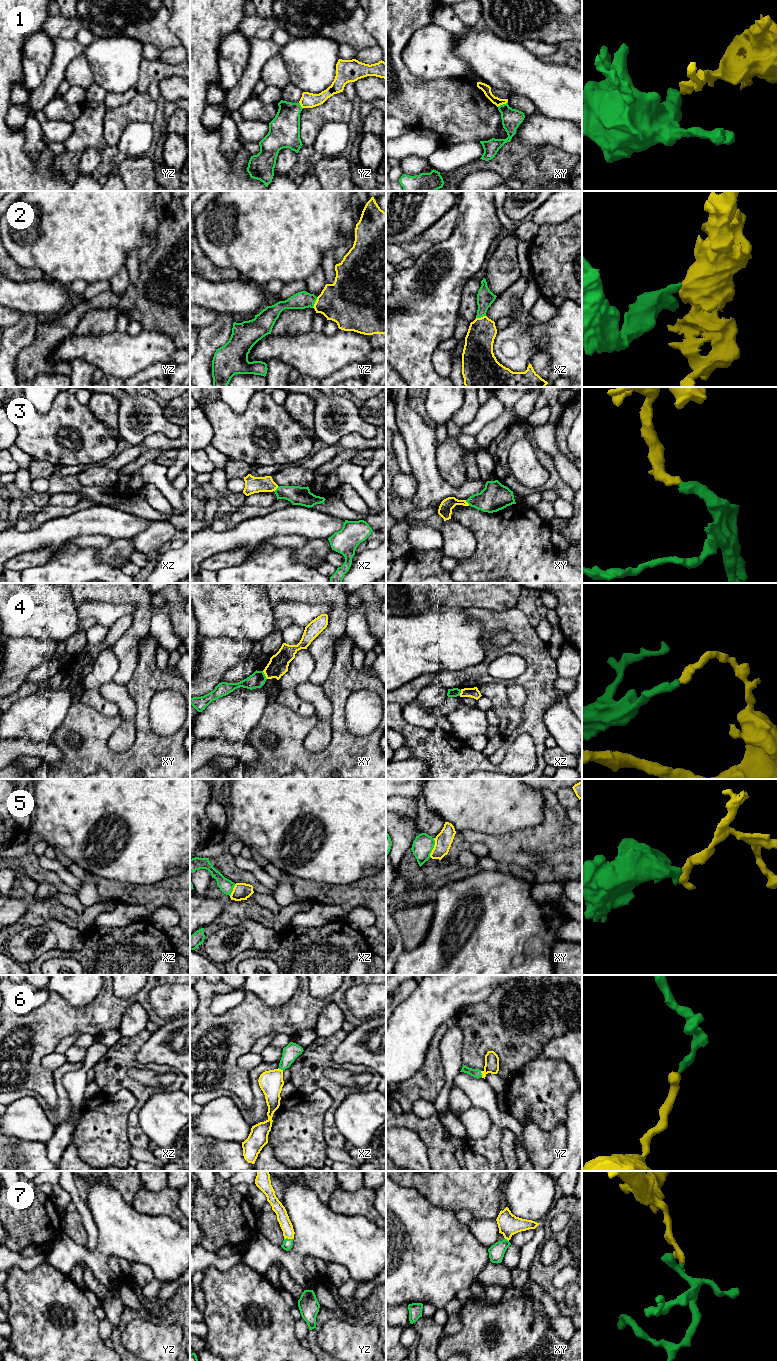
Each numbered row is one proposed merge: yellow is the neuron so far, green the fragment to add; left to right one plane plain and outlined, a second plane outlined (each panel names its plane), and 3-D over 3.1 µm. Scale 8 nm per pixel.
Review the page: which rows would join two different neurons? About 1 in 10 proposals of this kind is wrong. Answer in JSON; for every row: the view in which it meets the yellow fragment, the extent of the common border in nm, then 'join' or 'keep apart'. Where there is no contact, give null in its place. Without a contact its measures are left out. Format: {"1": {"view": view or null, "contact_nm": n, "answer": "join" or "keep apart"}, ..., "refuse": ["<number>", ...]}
{"1": {"view": "xy", "contact_nm": 100, "answer": "keep apart"}, "2": {"view": "yz", "contact_nm": 100, "answer": "join"}, "3": {"view": "xy", "contact_nm": 60, "answer": "join"}, "4": {"view": "xy", "contact_nm": 80, "answer": "keep apart"}, "5": {"view": "xy", "contact_nm": 160, "answer": "keep apart"}, "6": {"view": "yz", "contact_nm": 50, "answer": "join"}, "7": {"view": "yz", "contact_nm": 70, "answer": "join"}, "refuse": ["1", "4", "5"]}

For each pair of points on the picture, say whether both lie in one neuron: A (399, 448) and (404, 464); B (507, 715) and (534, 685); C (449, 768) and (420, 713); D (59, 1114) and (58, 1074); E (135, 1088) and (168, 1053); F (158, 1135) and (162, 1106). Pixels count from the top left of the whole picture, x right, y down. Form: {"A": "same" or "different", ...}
{"A": "same", "B": "different", "C": "different", "D": "same", "E": "different", "F": "same"}

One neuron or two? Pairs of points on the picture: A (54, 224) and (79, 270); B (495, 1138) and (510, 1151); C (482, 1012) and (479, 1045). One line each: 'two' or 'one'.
A: one
B: two
C: one

